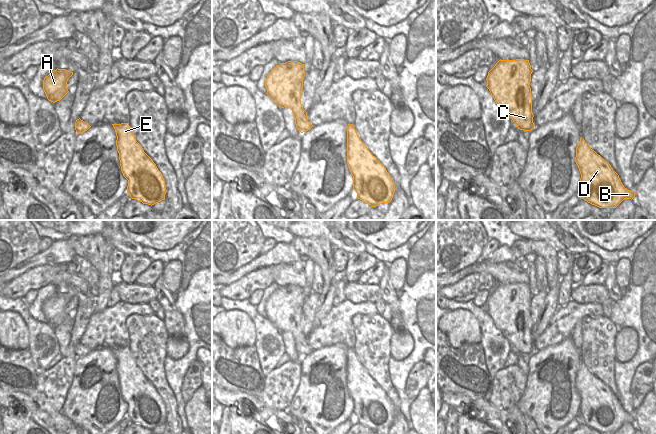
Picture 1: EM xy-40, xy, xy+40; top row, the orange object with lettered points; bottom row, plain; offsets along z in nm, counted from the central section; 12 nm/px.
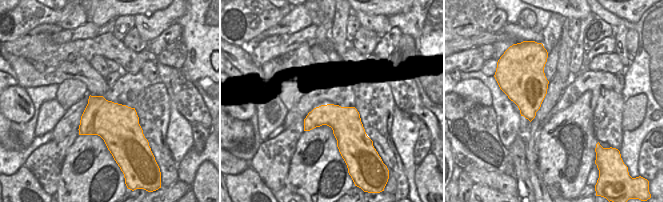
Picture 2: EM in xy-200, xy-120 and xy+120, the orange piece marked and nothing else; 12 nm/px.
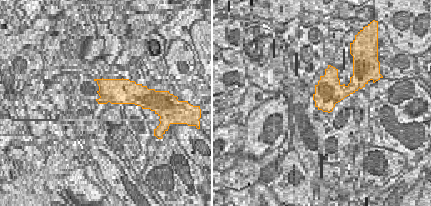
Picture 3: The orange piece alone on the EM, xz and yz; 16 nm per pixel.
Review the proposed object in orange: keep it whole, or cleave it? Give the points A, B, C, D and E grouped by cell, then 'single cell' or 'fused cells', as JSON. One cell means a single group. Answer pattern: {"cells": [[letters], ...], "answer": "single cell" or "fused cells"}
{"cells": [["A", "B", "C", "D", "E"]], "answer": "single cell"}

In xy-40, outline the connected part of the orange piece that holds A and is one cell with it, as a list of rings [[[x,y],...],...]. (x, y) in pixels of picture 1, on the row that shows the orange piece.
[[[56,69],[43,80],[43,90],[47,99],[53,103],[60,101],[69,91],[67,81],[73,72],[66,69]]]

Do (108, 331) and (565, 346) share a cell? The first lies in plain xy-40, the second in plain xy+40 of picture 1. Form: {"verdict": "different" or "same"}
{"verdict": "different"}

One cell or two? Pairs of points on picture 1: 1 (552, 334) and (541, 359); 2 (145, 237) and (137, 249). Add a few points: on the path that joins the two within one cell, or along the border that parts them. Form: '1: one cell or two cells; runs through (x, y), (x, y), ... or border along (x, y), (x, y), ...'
1: two cells; border along (569, 338), (535, 350)
2: two cells; border along (120, 230), (124, 235), (138, 242), (143, 247)

